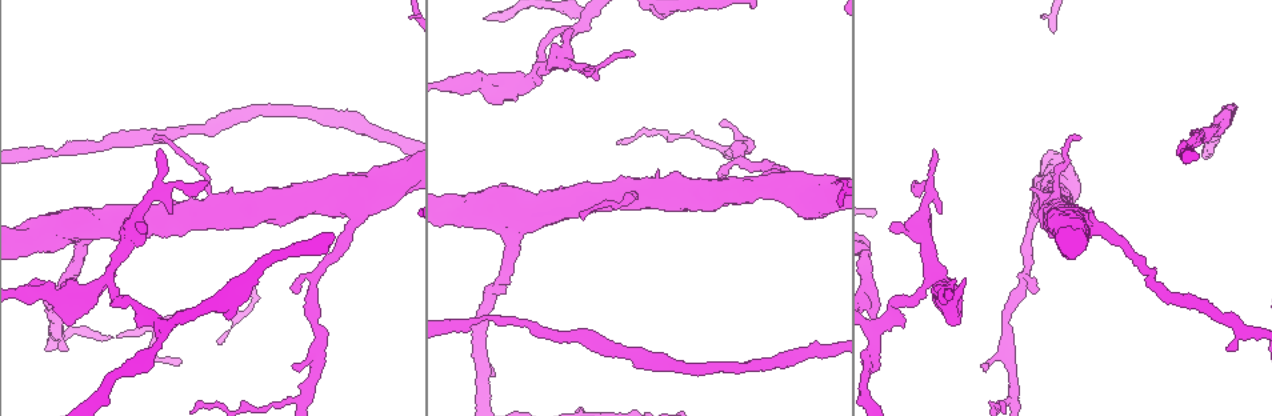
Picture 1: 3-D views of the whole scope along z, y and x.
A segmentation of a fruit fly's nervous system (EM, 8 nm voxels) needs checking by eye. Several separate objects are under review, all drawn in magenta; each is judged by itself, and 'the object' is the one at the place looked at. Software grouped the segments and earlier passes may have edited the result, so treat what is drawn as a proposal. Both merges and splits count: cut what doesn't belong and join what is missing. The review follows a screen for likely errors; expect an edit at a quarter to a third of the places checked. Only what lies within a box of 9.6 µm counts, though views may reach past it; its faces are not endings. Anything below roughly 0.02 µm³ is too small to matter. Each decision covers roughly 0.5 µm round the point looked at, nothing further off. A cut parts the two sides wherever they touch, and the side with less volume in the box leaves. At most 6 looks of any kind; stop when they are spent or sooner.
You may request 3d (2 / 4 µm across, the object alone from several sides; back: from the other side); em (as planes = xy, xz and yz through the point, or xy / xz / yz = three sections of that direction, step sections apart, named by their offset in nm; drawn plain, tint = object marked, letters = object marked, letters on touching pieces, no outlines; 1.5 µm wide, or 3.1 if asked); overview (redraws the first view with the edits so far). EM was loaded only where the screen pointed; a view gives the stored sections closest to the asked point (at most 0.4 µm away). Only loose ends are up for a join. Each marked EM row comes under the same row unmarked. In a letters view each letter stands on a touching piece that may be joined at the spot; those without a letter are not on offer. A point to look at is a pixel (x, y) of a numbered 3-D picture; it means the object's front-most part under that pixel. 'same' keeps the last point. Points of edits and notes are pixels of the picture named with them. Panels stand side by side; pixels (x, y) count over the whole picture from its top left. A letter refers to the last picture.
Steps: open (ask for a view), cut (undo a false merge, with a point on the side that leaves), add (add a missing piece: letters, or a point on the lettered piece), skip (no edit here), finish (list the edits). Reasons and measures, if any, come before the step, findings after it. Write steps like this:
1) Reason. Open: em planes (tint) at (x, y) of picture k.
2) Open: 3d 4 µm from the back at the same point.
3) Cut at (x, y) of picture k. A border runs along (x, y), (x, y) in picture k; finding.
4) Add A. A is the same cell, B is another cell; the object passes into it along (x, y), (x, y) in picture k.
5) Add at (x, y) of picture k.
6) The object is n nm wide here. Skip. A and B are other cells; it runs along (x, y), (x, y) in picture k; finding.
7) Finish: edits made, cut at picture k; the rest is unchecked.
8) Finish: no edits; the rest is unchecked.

Branch stops here. Open: em yz step 8 (letters) at (292, 289) of picture 1.

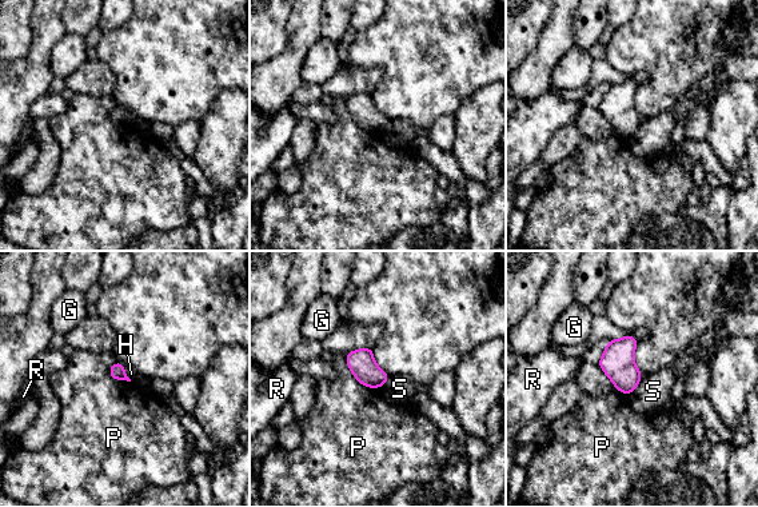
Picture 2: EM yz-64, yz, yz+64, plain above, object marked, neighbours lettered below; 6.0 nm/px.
Another direction. Open: em planes (letters) at the same point.

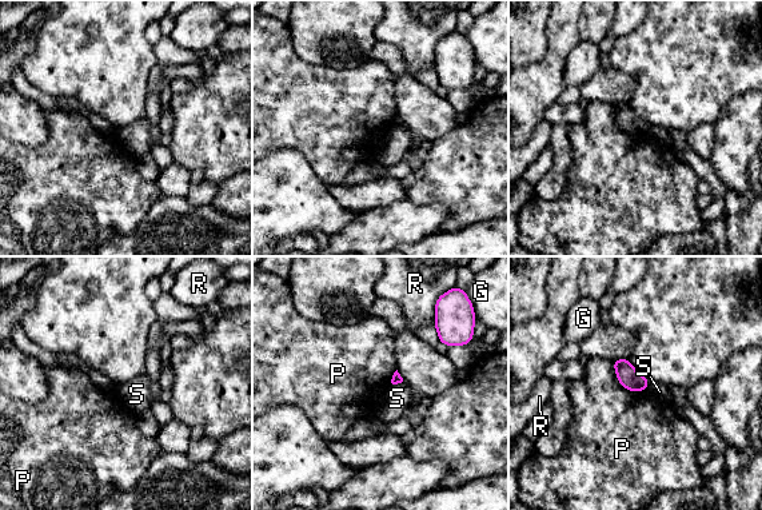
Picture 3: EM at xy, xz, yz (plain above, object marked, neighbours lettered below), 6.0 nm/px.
Skip. G, P, R and S are other cells; a border runs along (611, 361), (625, 387), (645, 391) in picture 3; none of them fits.

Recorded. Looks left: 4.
Branch stops here. Open: em planes (letters) at (561, 42) of picture 1.

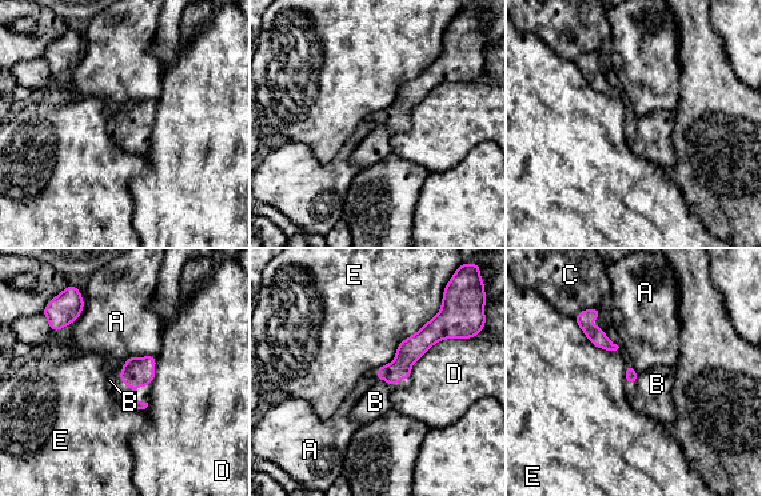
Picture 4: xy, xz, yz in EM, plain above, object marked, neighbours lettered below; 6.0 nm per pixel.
Add B. B is the same cell, A, C, D and E are other cells; it goes on there.

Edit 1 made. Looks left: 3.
Open: overview.

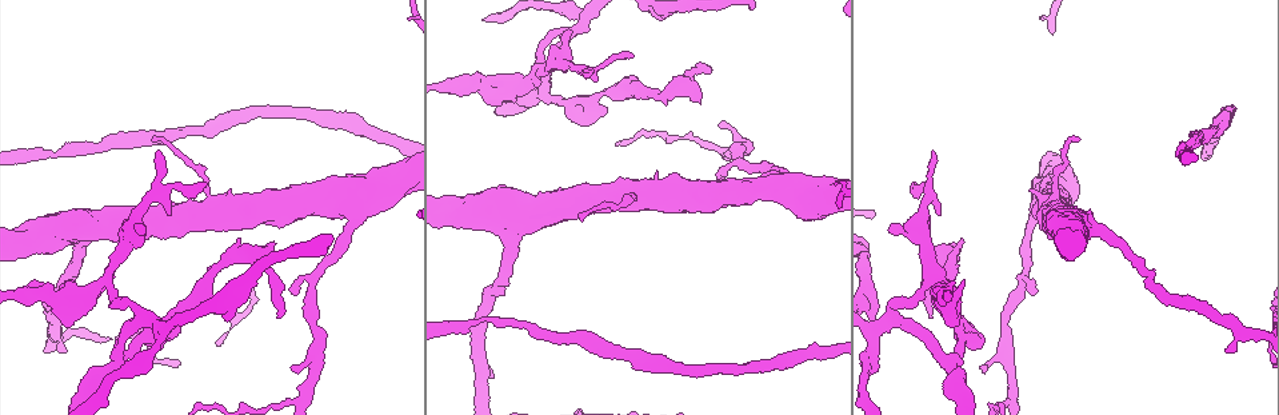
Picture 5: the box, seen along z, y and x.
Branch stops here. Open: em planes (letters) at (281, 315) of picture 5.

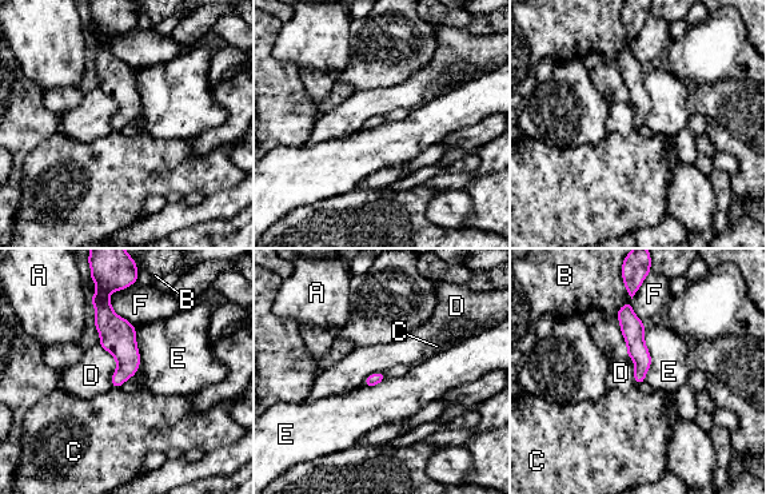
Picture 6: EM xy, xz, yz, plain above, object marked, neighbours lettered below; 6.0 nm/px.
Skip. A, B, C, D, E and F are other cells; a border runs along (643, 330), (650, 357), (645, 381) in picture 6; no lettered piece goes on from it.

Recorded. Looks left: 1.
Finish: edits made, add at picture 4; the rest is unchecked.

